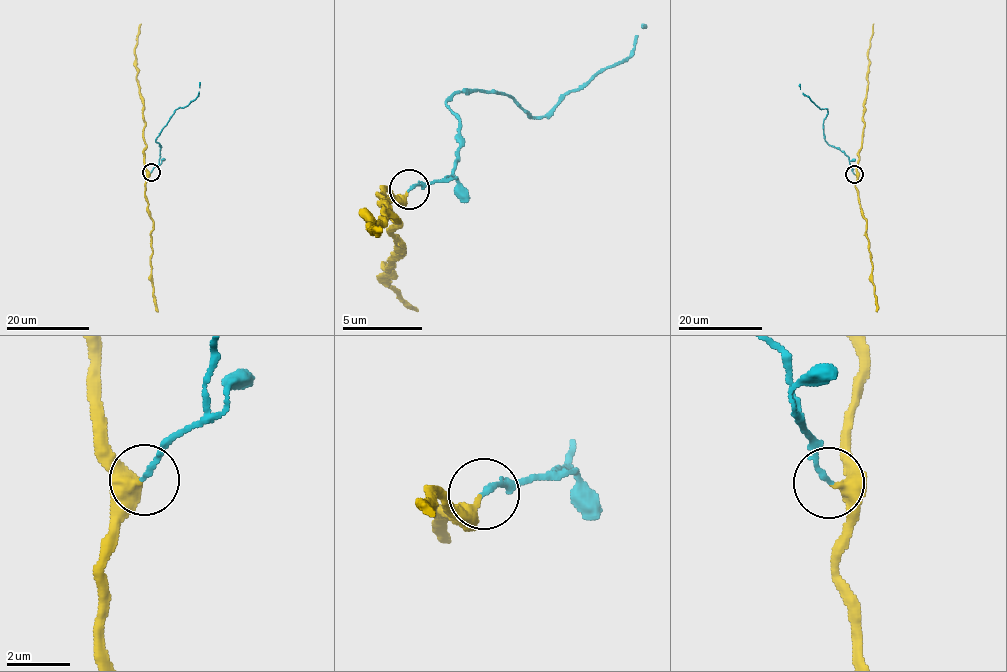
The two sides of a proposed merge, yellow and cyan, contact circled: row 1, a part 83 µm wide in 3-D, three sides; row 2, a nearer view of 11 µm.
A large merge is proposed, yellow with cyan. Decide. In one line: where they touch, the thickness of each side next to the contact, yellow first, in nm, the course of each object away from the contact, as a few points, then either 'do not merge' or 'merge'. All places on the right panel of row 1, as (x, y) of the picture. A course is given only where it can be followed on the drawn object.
at (854, 174); 280 nm thick on the yellow side, 170 nm on the other; yellow runs (854, 174), (861, 147), (873, 24); cyan runs (854, 174), (848, 157), (824, 138), (823, 120), (827, 110), (820, 108), (806, 96), (800, 89), (800, 84); merge

